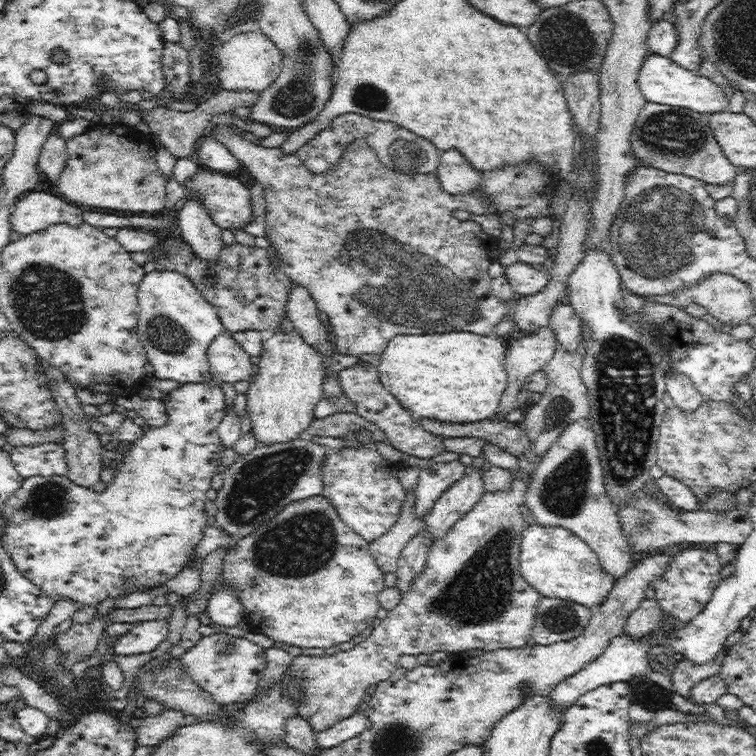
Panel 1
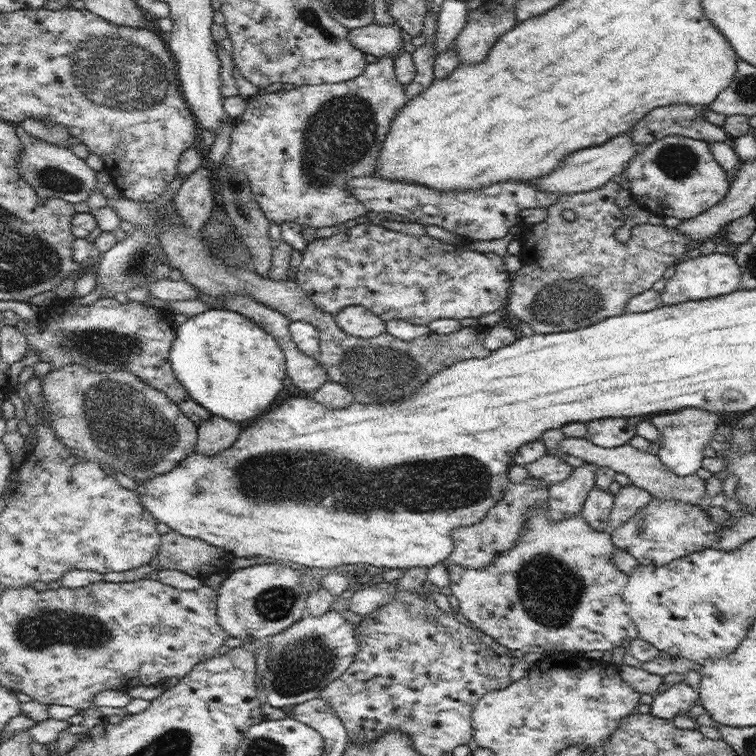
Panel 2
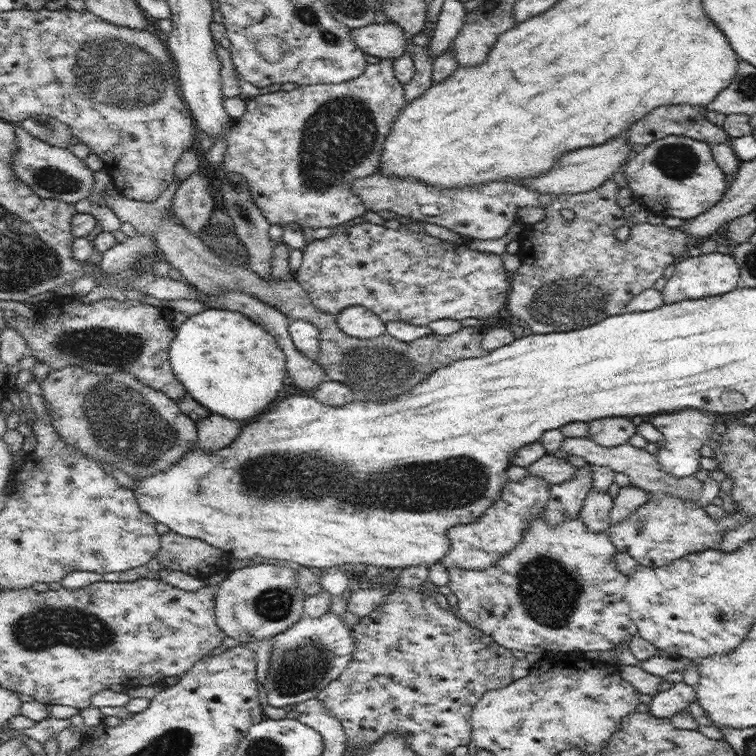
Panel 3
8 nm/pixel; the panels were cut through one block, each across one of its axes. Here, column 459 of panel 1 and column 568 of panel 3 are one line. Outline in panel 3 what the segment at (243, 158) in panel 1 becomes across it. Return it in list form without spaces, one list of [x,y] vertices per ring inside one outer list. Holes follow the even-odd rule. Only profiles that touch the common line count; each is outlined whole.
[[[610,178],[588,192],[557,195],[544,207],[546,216],[542,220],[522,228],[517,238],[520,244],[517,255],[521,258],[521,264],[517,271],[509,273],[510,290],[506,307],[512,315],[529,326],[532,333],[575,331],[625,312],[628,303],[644,290],[652,288],[656,280],[663,277],[664,269],[669,264],[676,264],[690,249],[688,233],[663,223],[638,223],[630,229],[626,241],[618,240],[616,228],[626,224],[623,208],[616,201],[619,189],[620,186]],[[562,208],[574,210],[574,218],[563,218],[560,214]]]

